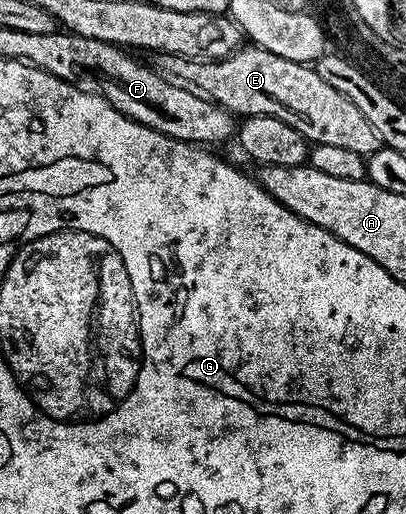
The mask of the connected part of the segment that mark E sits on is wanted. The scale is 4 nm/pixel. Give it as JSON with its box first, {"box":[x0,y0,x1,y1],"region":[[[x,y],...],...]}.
{"box":[157,43,381,159],"region":[[[247,43],[219,61],[160,53],[157,65],[170,81],[202,93],[213,104],[240,118],[269,115],[281,119],[281,123],[289,123],[293,131],[301,131],[309,143],[345,147],[348,151],[357,151],[364,159],[381,147],[377,131],[373,131],[373,123],[361,115],[361,107],[349,103],[341,91],[329,87],[310,64],[281,59],[281,55],[273,55],[258,45]]]}

